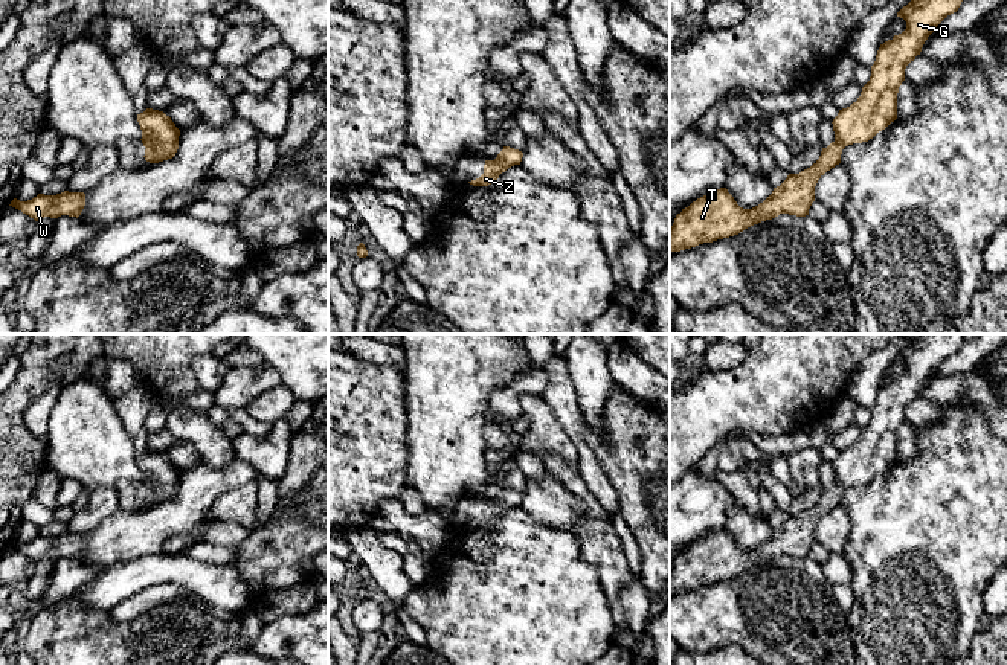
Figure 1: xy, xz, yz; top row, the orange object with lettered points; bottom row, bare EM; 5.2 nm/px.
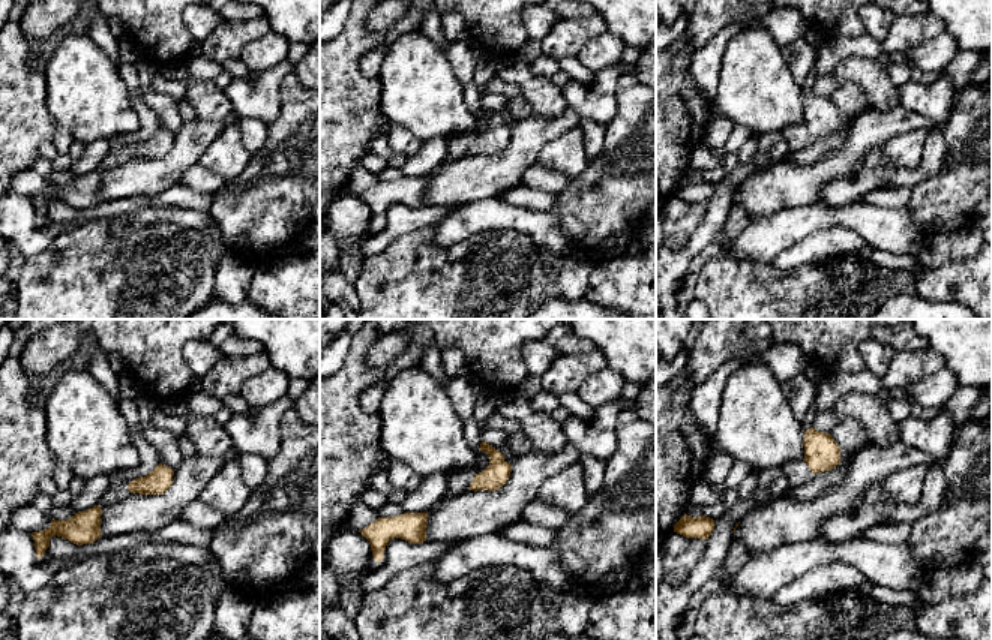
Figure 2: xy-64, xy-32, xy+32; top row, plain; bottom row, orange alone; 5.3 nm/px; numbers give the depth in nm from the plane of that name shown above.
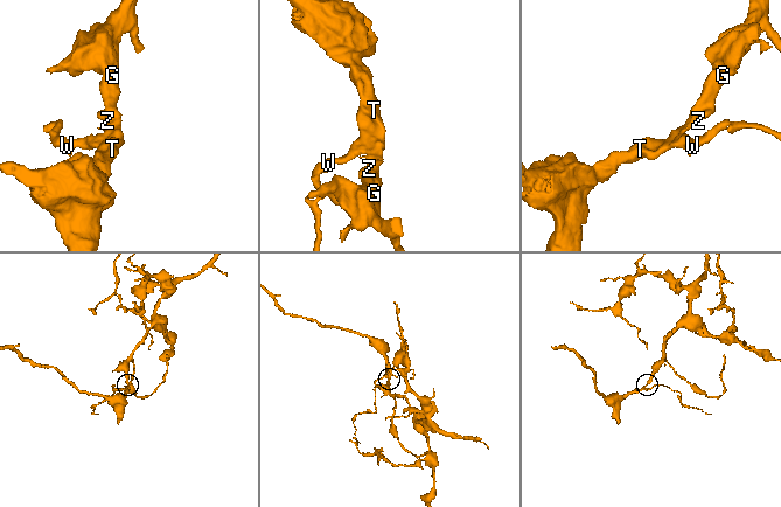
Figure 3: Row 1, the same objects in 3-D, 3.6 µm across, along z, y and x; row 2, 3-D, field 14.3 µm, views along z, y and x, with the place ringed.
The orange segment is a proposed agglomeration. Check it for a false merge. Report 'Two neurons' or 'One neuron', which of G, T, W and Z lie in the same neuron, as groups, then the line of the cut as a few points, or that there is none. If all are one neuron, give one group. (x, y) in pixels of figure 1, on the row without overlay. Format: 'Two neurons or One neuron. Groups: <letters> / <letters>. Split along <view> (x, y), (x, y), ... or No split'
One neuron. Groups: G T W Z. No split

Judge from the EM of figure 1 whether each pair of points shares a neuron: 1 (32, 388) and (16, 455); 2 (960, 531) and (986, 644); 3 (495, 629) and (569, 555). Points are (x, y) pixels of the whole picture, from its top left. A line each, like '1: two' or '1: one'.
1: one
2: two
3: one

